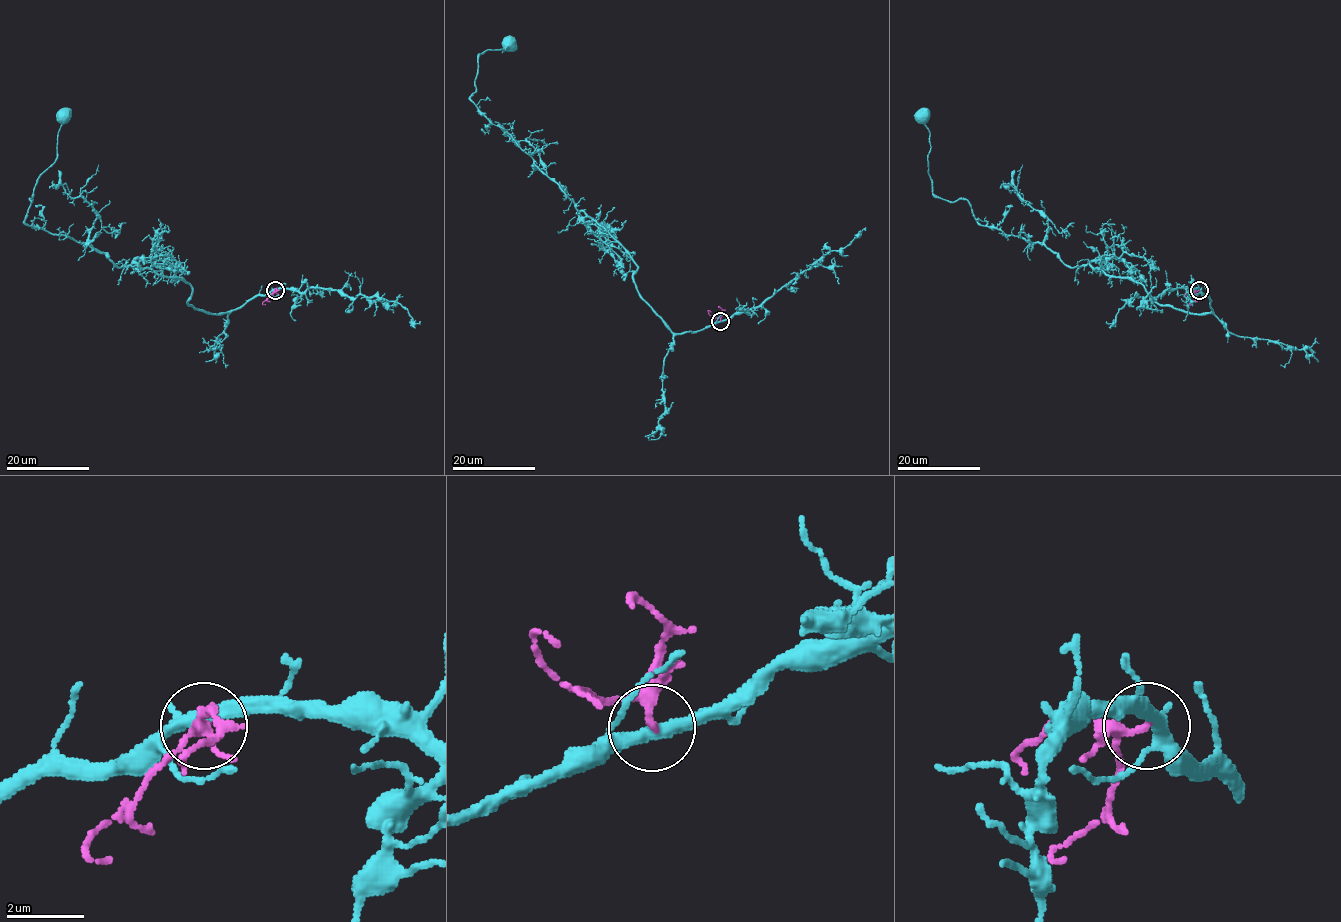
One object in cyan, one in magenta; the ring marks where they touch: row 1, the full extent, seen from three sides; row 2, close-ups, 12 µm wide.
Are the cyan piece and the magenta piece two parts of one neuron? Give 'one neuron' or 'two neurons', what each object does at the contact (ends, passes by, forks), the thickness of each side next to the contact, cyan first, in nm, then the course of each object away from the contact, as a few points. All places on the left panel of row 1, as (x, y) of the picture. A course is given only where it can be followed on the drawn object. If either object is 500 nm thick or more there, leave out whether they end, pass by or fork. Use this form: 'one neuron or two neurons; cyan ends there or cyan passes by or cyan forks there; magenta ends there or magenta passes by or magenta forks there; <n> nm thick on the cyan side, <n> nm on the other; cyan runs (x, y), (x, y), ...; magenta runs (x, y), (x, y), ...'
two neurons; cyan passes by; magenta passes by; 360 nm thick on the cyan side, 190 nm on the other; cyan runs (275, 289), (208, 313), (188, 303), (192, 287), (178, 278), (117, 267), (88, 243), (28, 225), (63, 116); magenta runs (275, 290), (262, 303), (265, 304)

